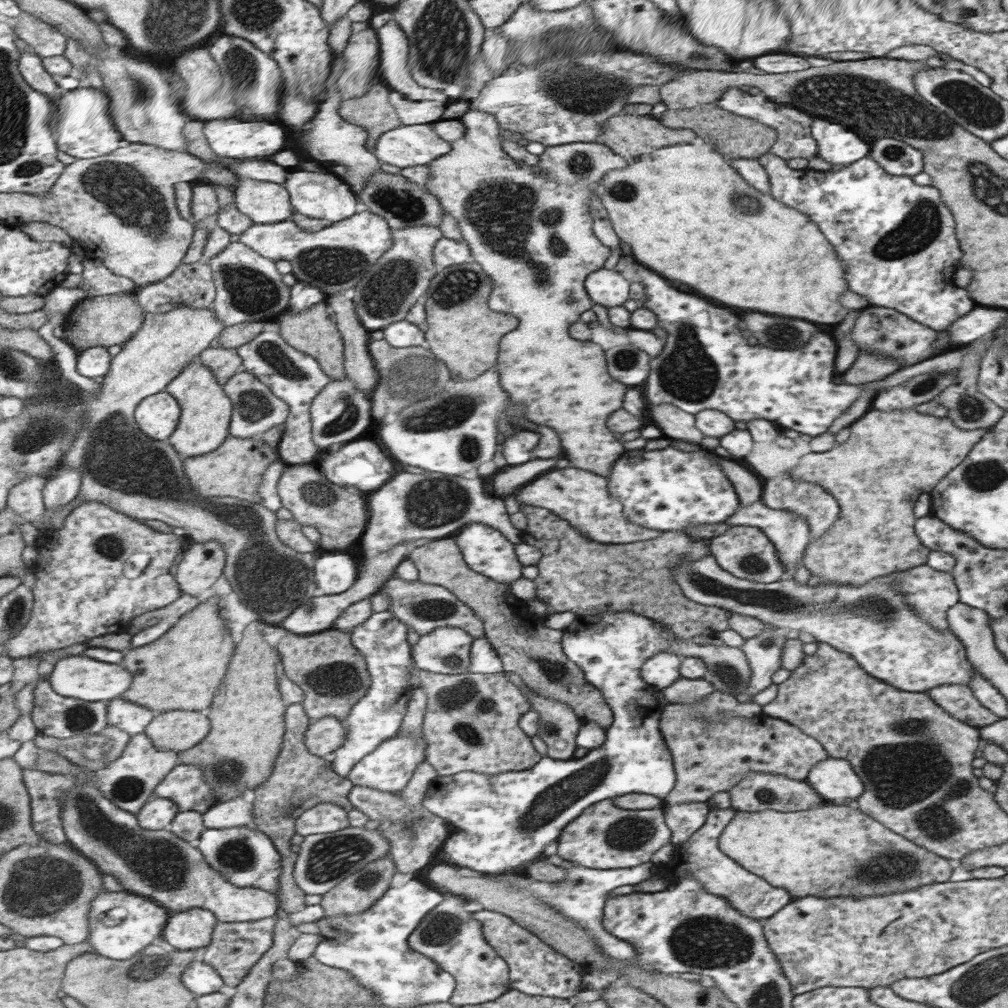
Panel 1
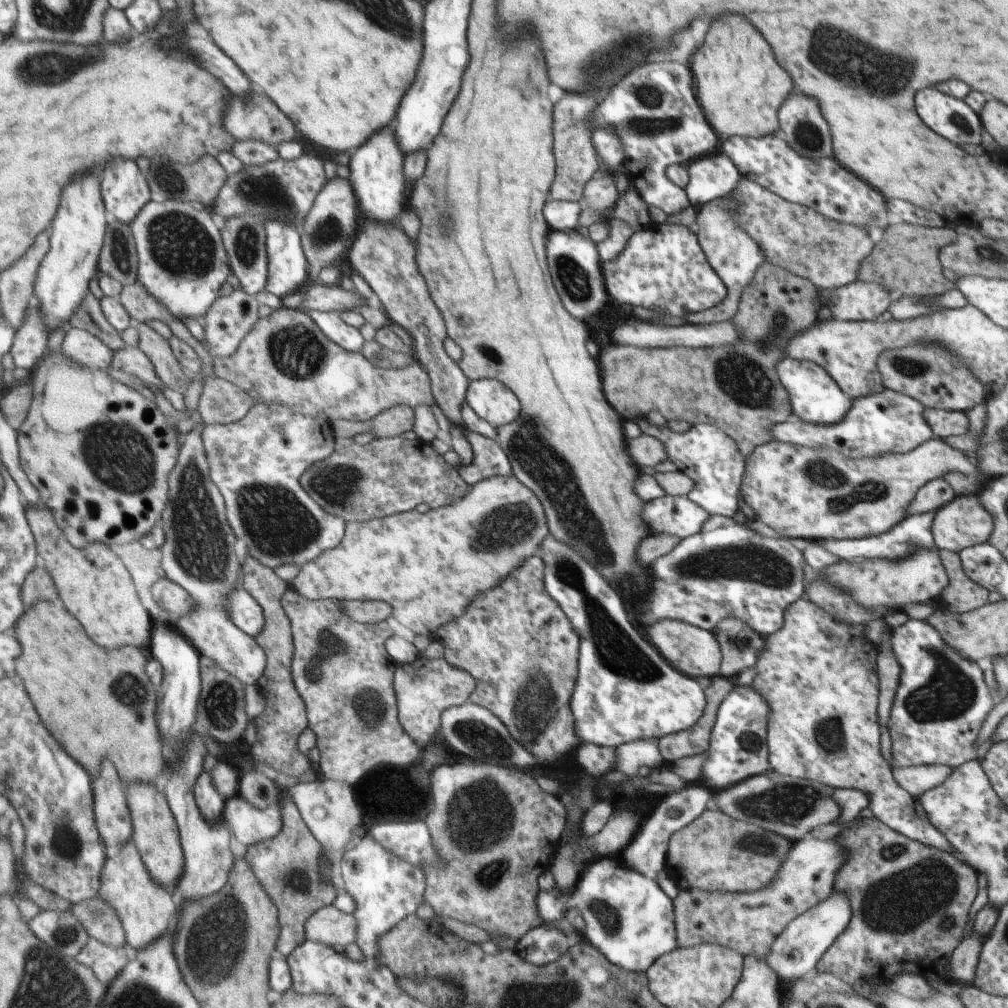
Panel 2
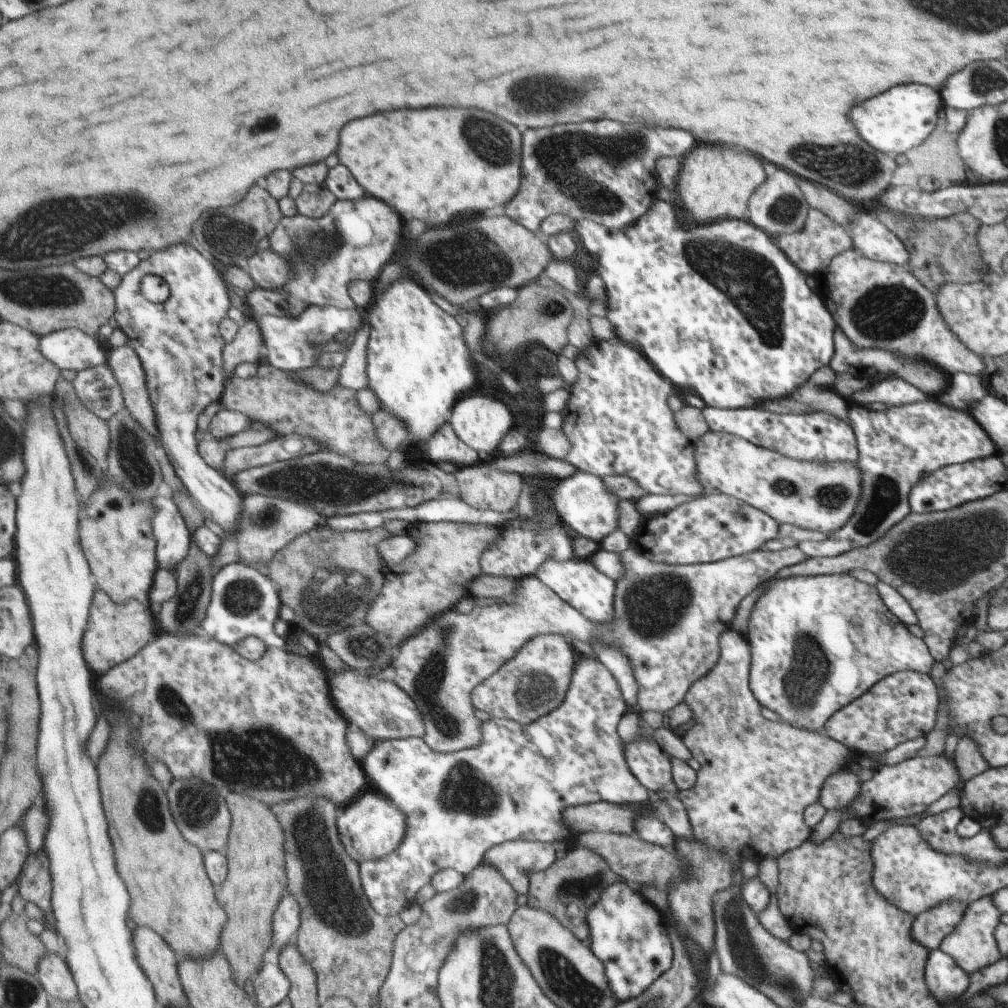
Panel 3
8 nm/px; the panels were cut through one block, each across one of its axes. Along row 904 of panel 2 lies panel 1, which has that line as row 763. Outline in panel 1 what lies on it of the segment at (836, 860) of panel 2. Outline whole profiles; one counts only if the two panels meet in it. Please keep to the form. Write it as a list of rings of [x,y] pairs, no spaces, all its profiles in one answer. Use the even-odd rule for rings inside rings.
[[[667,703],[660,709],[658,726],[671,752],[676,776],[675,789],[663,801],[666,806],[691,800],[705,803],[715,793],[729,791],[733,784],[741,781],[741,778],[749,773],[782,775],[795,781],[804,781],[811,766],[828,757],[821,744],[813,737],[807,736],[788,722],[763,714],[757,714],[751,718],[735,715],[734,717],[721,717],[716,721],[702,721],[690,715],[689,705]]]

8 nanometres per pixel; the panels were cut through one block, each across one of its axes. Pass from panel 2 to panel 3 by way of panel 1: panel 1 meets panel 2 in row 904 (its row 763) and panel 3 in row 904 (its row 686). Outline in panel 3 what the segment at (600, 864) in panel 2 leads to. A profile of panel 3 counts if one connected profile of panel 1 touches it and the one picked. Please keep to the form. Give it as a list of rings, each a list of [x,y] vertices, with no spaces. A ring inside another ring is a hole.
[[[613,883],[603,887],[602,896],[586,916],[589,926],[590,945],[593,954],[604,963],[606,981],[617,1002],[636,997],[644,992],[657,977],[662,976],[672,964],[672,941],[661,912],[638,892],[633,892],[625,883]]]

